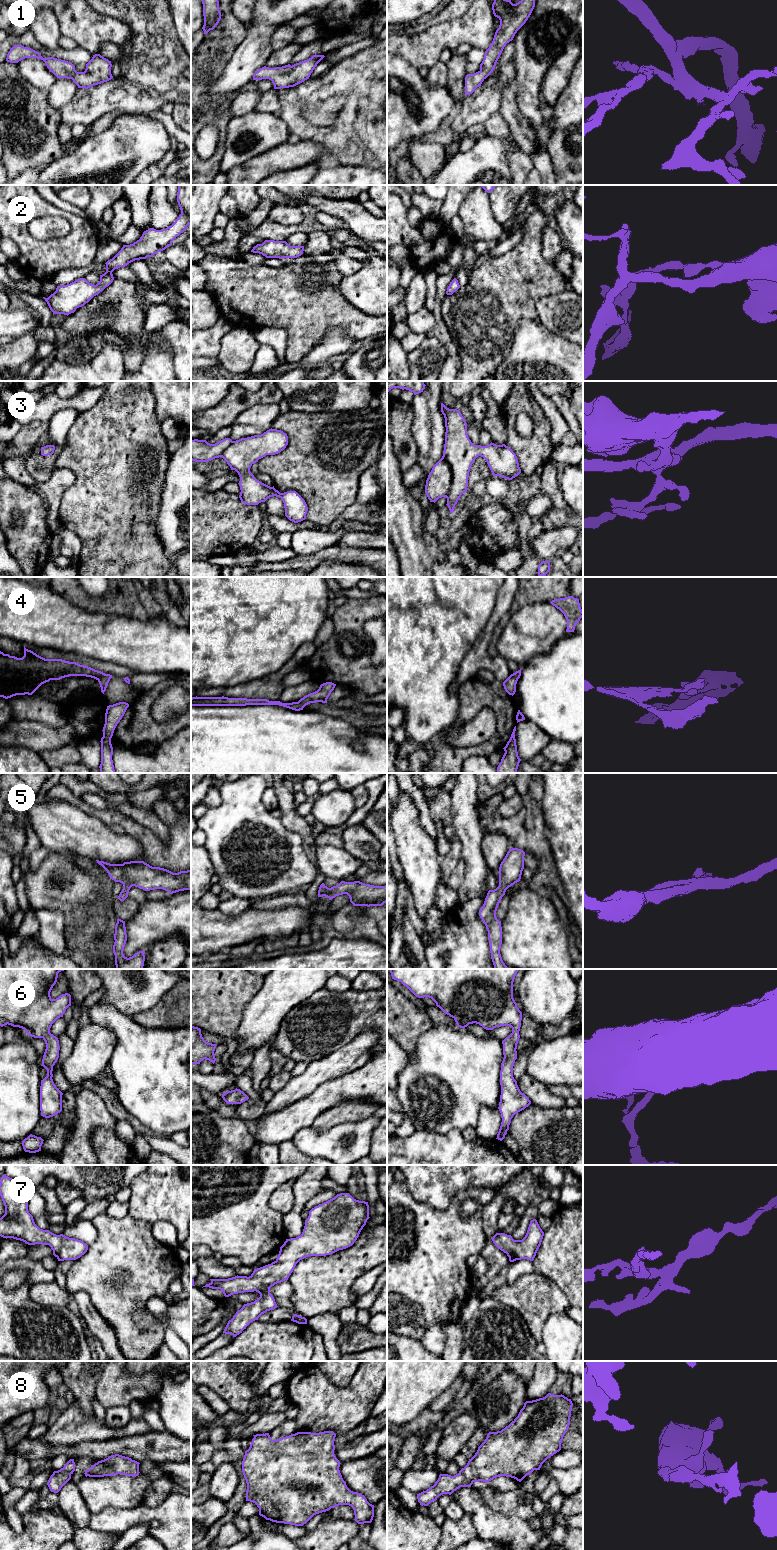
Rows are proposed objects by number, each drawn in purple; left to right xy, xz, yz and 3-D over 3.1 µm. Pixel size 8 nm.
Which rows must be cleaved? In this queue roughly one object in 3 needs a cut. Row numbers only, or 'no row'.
4

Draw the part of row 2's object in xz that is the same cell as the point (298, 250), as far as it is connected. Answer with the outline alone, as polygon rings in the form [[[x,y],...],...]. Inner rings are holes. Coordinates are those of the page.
[[[265,240],[257,244],[251,252],[259,253],[266,258],[297,258],[303,254],[304,246],[290,246],[286,241]]]

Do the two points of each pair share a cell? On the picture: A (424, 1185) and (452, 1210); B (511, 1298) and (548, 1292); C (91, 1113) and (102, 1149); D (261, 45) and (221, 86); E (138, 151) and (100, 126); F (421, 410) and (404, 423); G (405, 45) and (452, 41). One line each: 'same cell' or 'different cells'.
A: different cells
B: same cell
C: different cells
D: same cell
E: different cells
F: different cells
G: same cell

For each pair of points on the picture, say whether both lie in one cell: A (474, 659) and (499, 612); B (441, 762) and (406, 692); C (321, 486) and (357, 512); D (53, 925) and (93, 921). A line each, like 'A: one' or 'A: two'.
A: one
B: two
C: two
D: two

